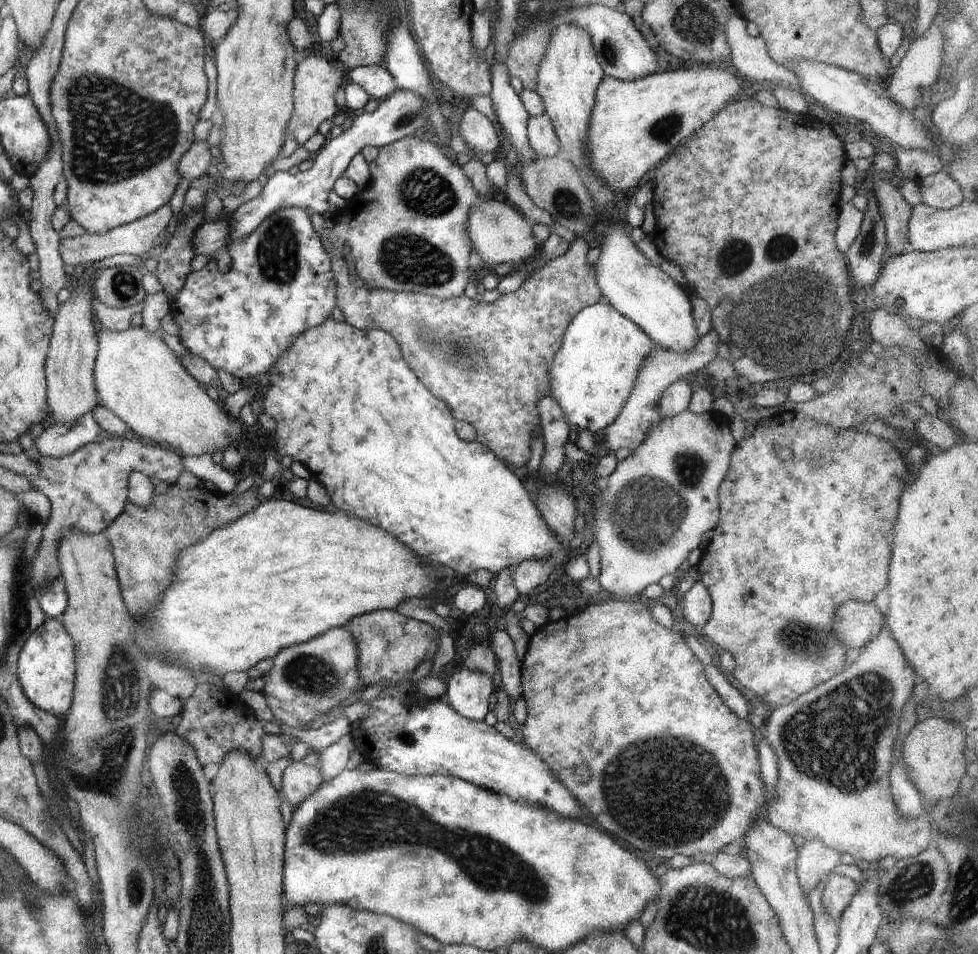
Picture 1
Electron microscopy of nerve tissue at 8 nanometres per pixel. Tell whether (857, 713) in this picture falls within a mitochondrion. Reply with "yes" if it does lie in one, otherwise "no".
yes

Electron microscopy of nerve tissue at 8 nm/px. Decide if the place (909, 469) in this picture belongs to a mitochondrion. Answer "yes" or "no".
no

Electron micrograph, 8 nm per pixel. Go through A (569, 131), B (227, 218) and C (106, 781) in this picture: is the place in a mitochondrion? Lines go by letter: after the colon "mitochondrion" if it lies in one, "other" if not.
A: other
B: other
C: mitochondrion

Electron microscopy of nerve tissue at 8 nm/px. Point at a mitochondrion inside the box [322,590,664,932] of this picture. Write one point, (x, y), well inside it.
(404, 737)

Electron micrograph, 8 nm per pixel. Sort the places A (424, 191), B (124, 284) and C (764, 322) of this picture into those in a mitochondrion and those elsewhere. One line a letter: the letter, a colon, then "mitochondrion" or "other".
A: mitochondrion
B: mitochondrion
C: mitochondrion

